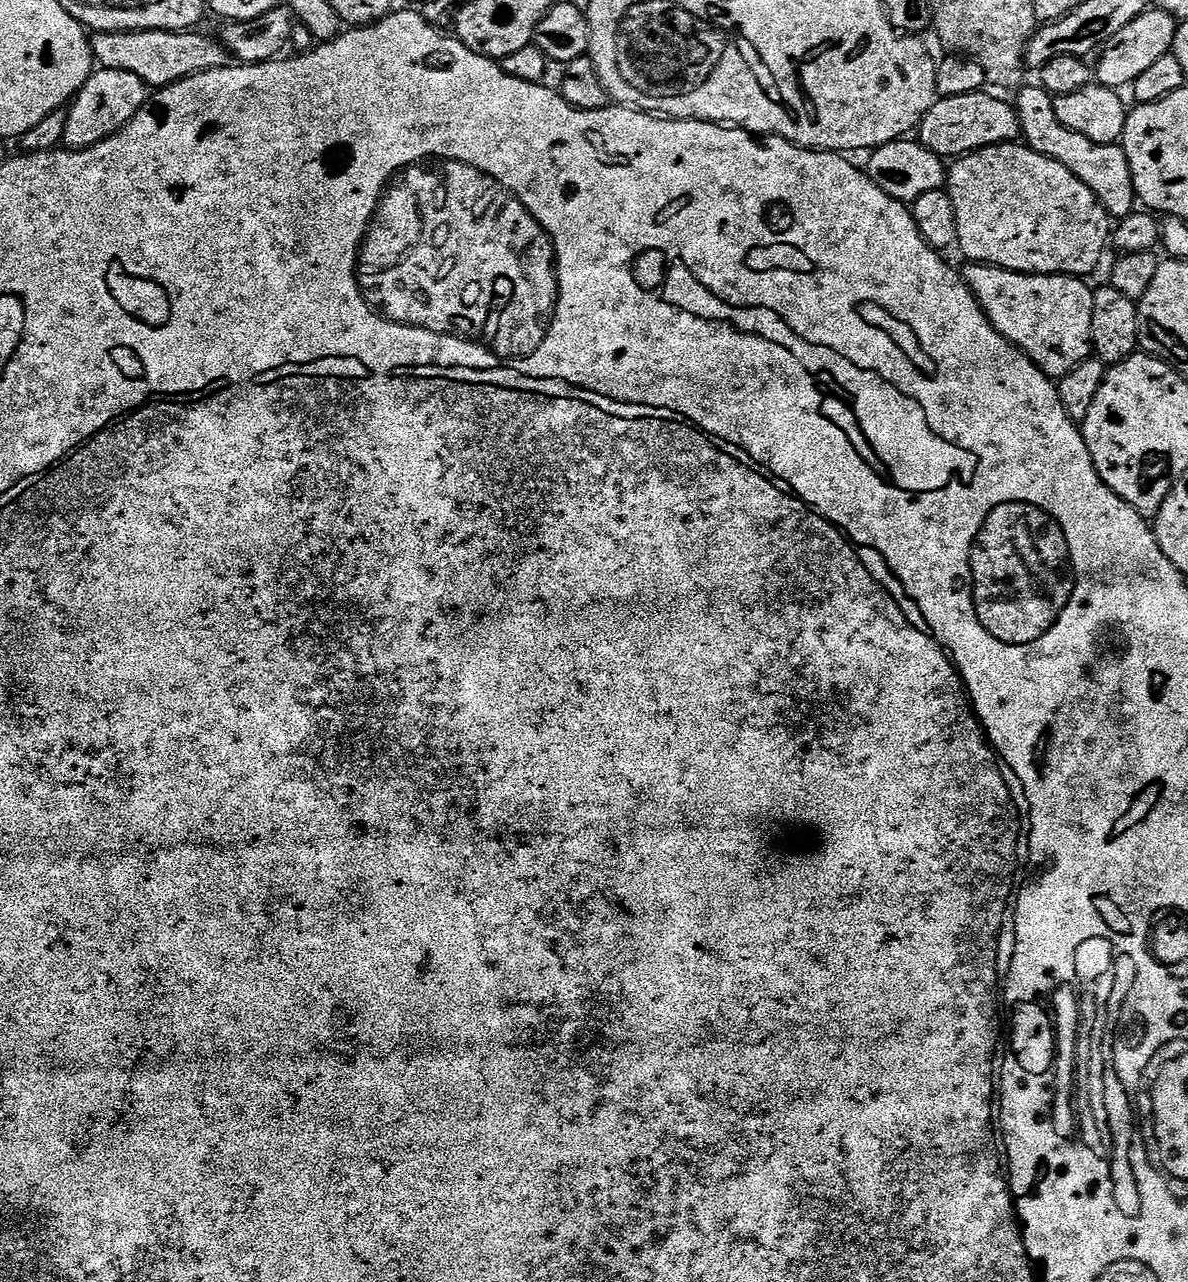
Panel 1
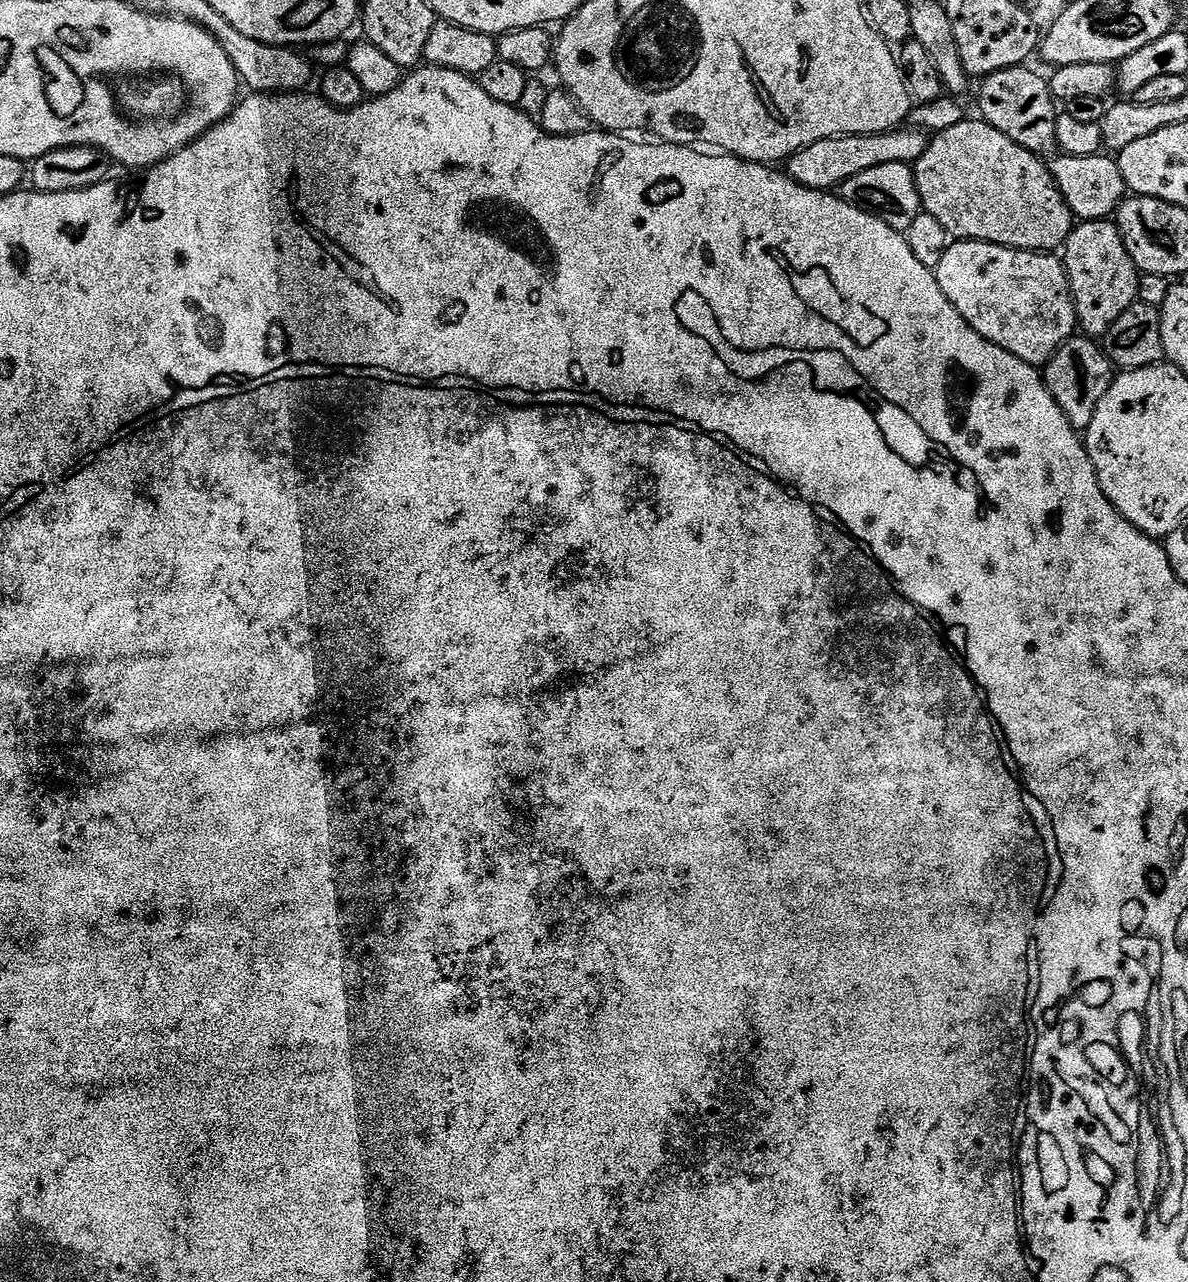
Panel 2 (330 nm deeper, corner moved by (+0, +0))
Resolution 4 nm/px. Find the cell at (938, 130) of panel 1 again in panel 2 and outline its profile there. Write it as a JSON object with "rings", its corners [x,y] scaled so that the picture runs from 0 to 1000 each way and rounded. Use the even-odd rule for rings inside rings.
{"rings":[[[758,98],[750,103],[740,103],[731,106],[703,106],[692,111],[685,111],[672,117],[662,126],[662,137],[668,142],[689,150],[706,147],[715,139],[726,136],[726,133],[736,133],[736,129],[747,128],[770,129],[781,116],[782,104],[774,103],[765,98]]]}

